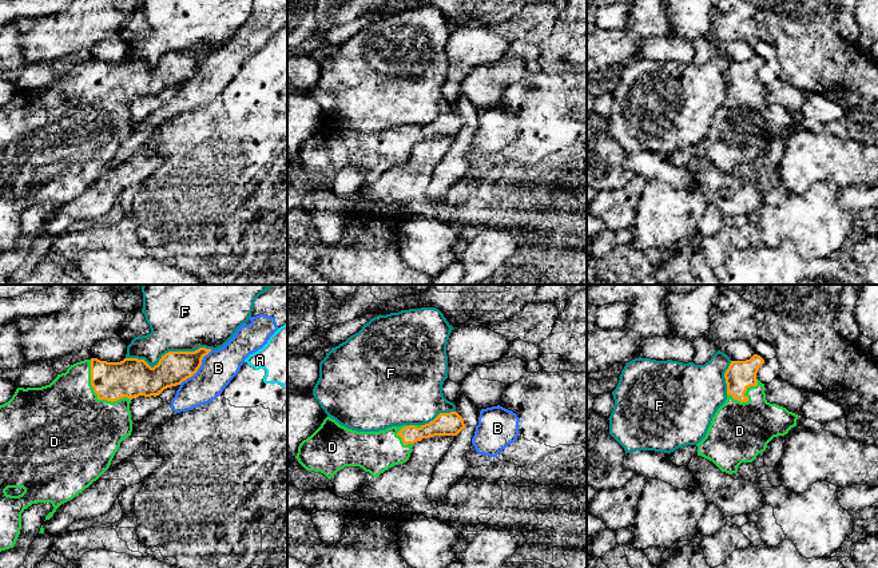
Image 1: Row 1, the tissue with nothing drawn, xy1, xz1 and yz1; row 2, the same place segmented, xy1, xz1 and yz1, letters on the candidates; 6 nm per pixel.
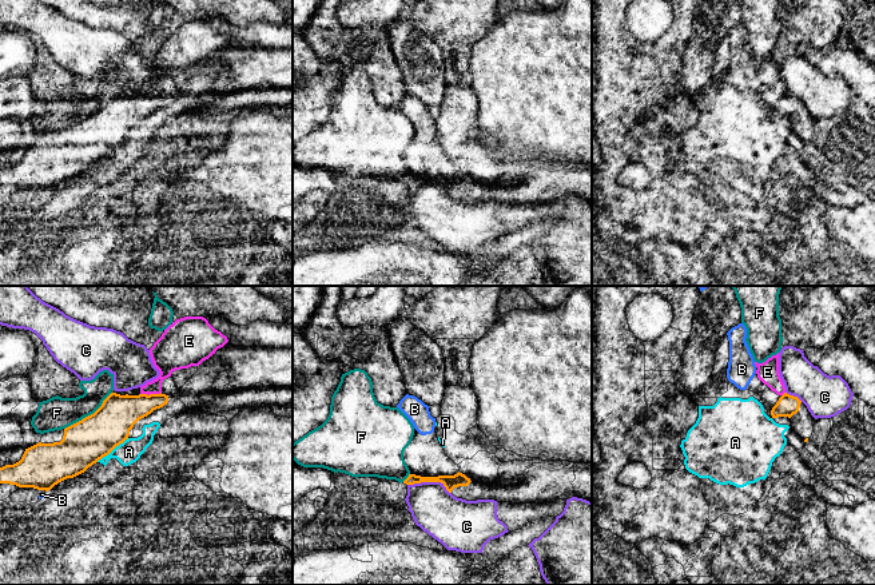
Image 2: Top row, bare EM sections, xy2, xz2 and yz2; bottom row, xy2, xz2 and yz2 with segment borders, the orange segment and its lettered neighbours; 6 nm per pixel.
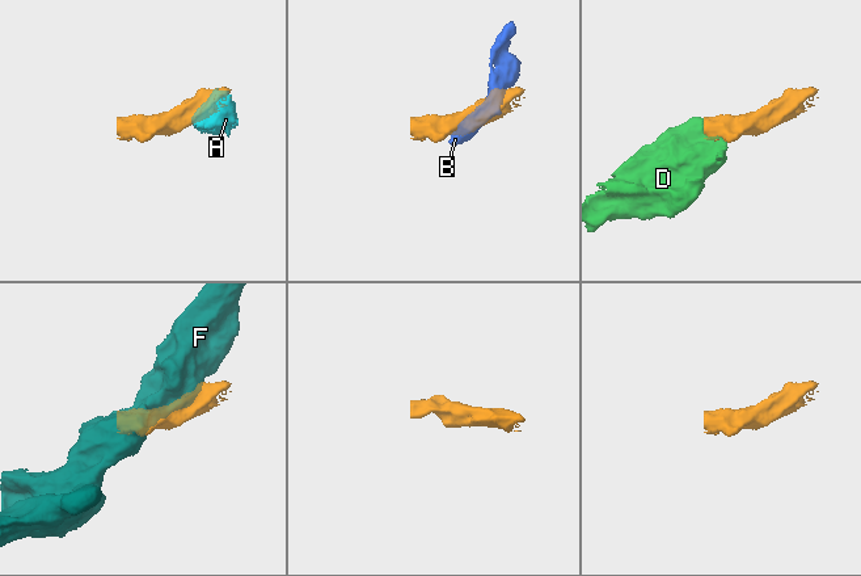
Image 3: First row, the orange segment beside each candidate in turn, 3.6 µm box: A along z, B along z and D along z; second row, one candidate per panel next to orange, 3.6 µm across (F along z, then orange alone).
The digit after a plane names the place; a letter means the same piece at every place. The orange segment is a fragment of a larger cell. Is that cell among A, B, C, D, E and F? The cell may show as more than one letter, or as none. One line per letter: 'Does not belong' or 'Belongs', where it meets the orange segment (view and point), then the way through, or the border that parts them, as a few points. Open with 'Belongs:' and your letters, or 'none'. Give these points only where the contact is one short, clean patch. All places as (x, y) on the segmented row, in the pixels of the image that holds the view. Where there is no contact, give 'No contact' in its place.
Belongs: D
A: Does not belong. Touches orange at xy2 (112, 449). Boundary: xy2 (128, 438), (96, 461)
B: Does not belong. Touches orange at xy1 (198, 368)
C: Does not belong. Touches orange at xz2 (429, 481). Boundary: xz2 (408, 484), (440, 482), (450, 493)
D: Belongs. Touches orange at xy1 (96, 393). Path across: xy1 (131, 377), (96, 393), (64, 420)
E: Does not belong. Touches orange at xy2 (150, 394). Boundary: xy2 (160, 392), (140, 394)
F: Does not belong. Touches orange at xy1 (169, 352)

